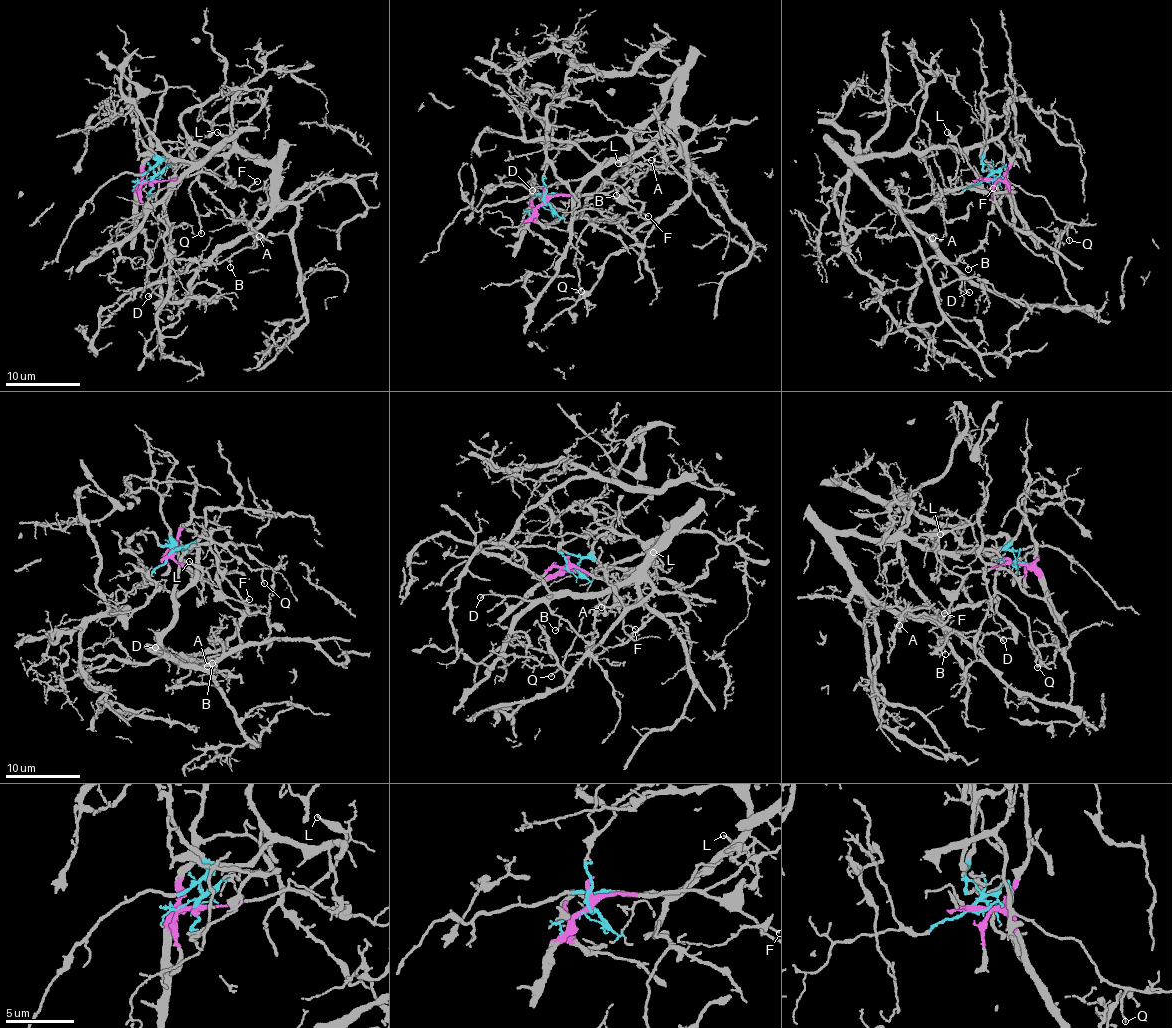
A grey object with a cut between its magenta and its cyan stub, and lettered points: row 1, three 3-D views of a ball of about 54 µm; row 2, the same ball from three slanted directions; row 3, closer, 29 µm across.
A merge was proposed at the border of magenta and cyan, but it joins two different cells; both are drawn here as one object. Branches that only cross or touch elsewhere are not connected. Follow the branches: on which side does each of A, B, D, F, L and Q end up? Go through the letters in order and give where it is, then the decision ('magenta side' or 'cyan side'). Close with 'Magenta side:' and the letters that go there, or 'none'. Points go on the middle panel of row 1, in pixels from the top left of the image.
A: at (651, 160); cyan side
B: at (616, 195); cyan side
D: at (532, 190); cyan side
F: at (648, 216); magenta side
L: at (618, 163); magenta side
Q: at (581, 291); cyan side
Magenta side: F, L

